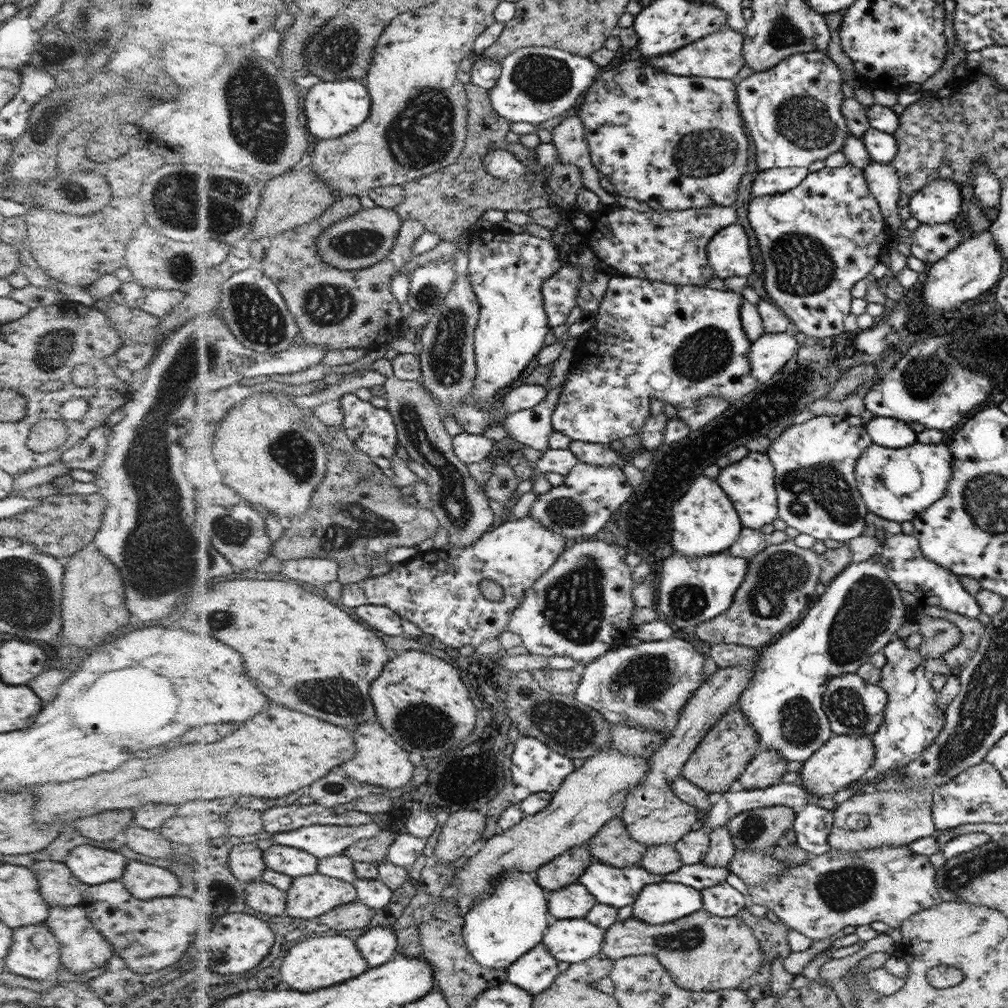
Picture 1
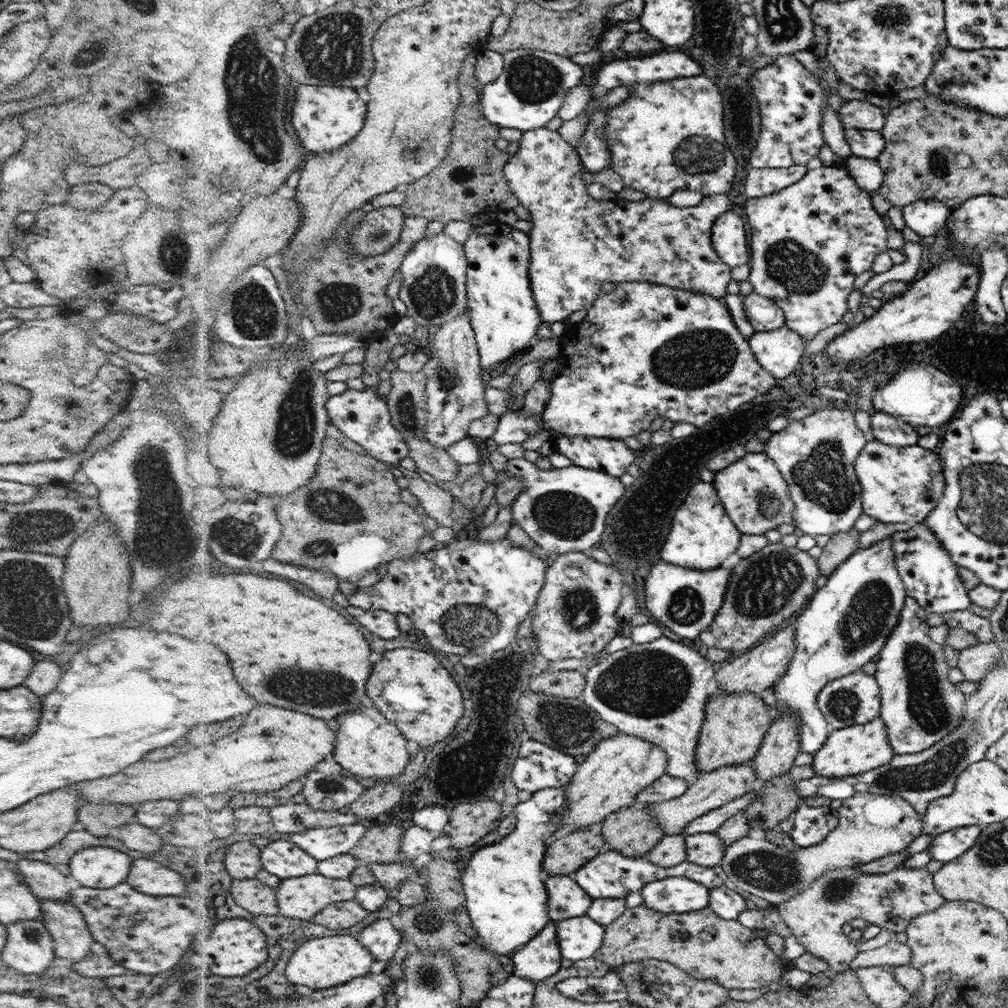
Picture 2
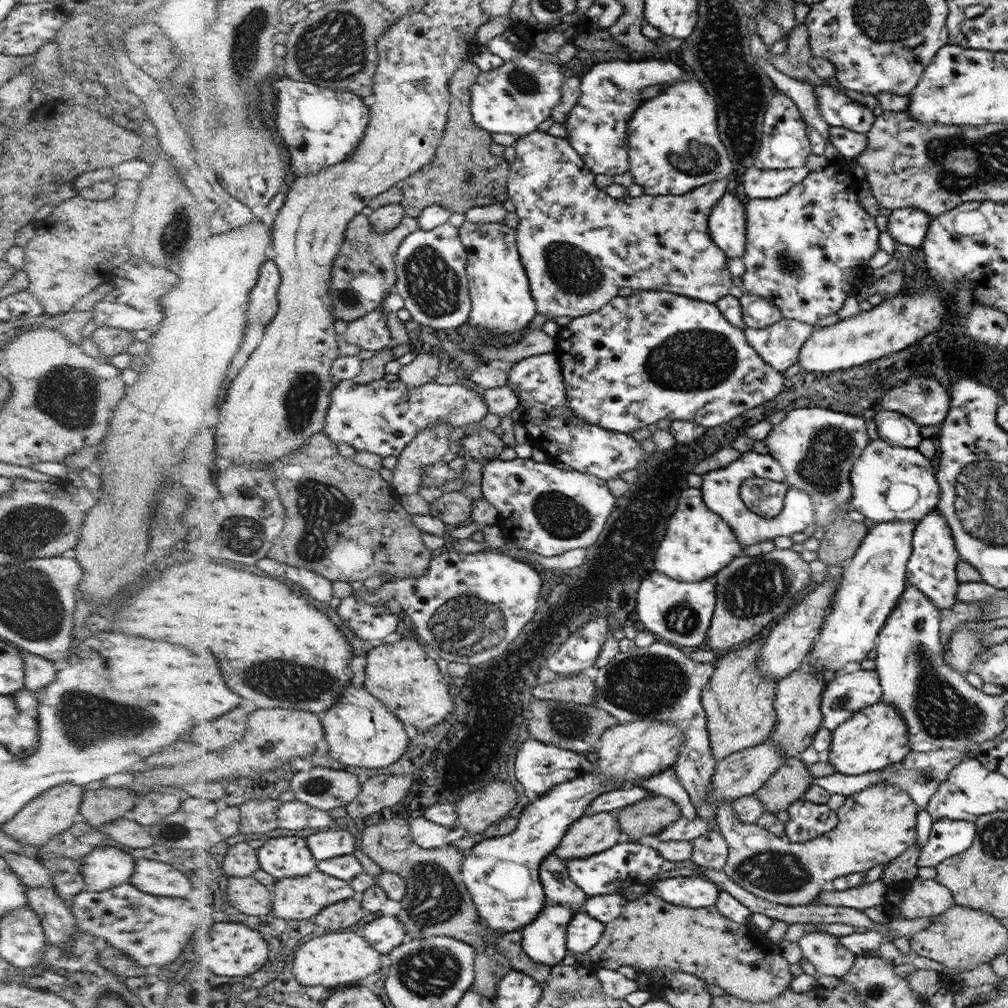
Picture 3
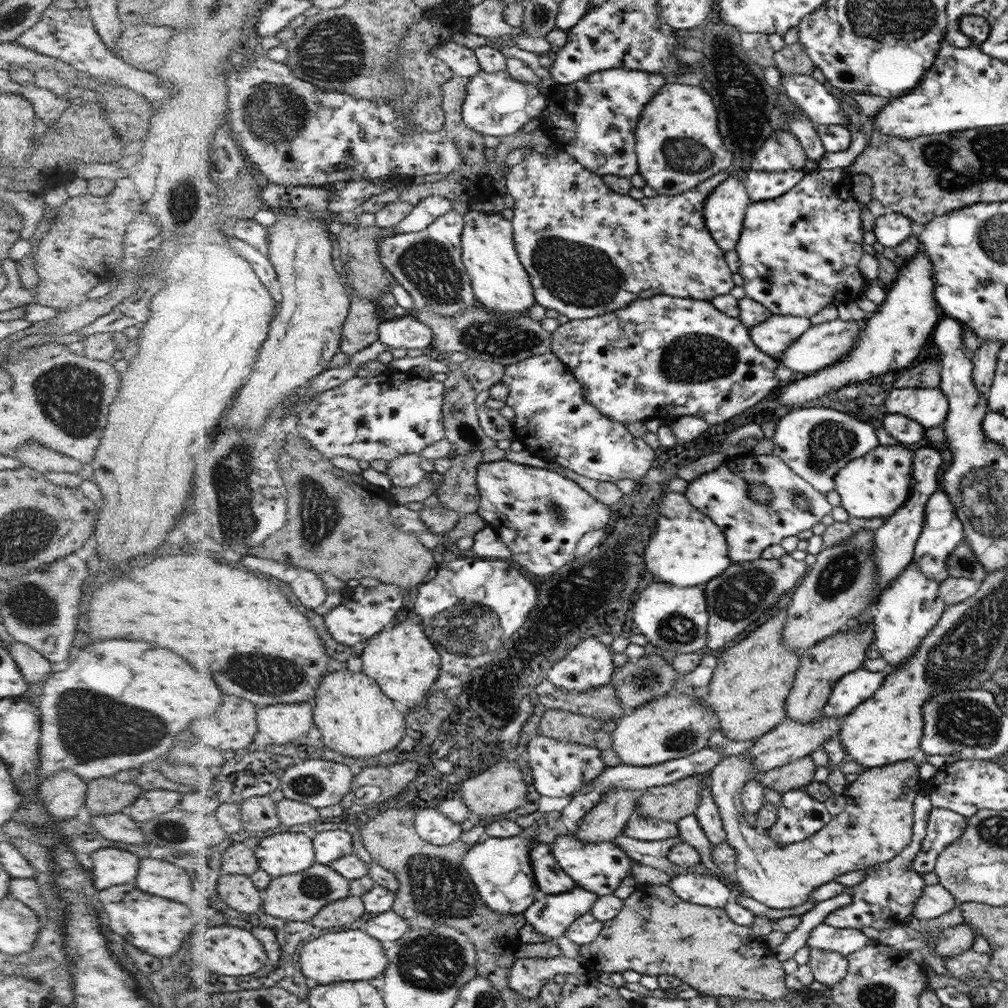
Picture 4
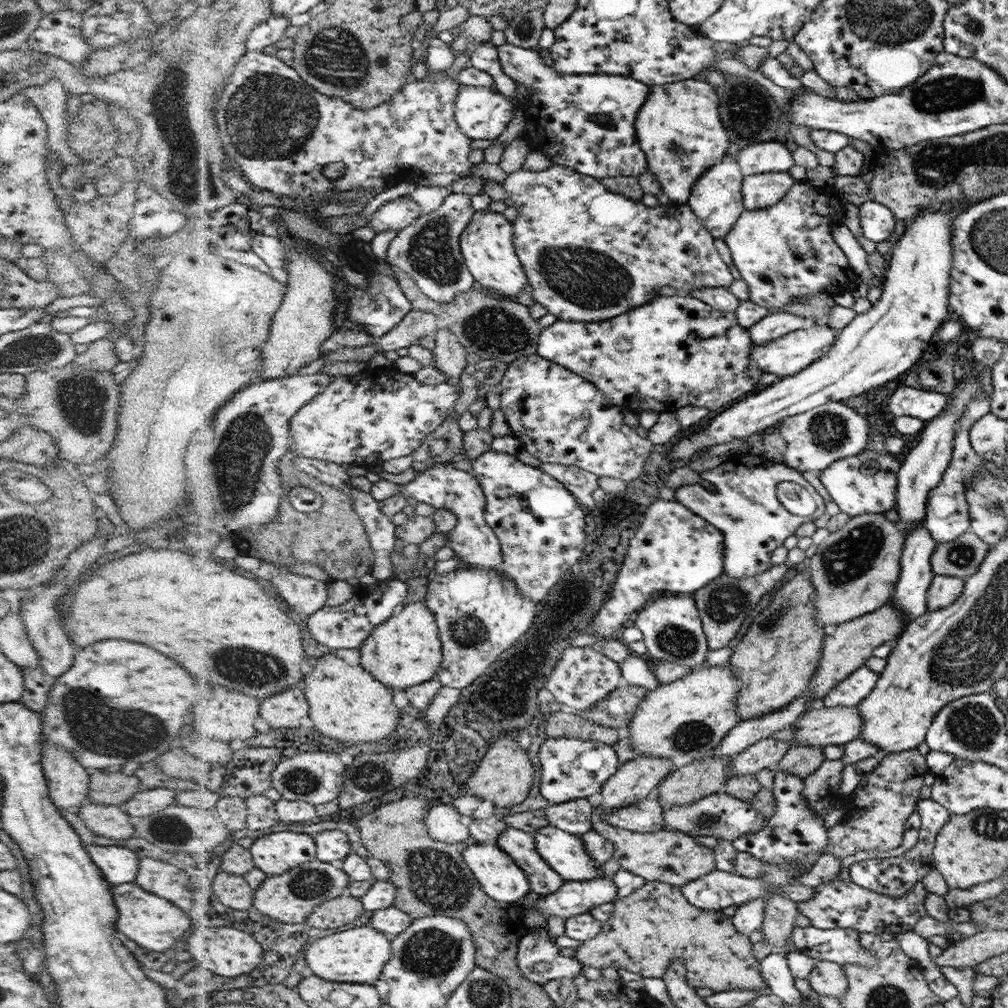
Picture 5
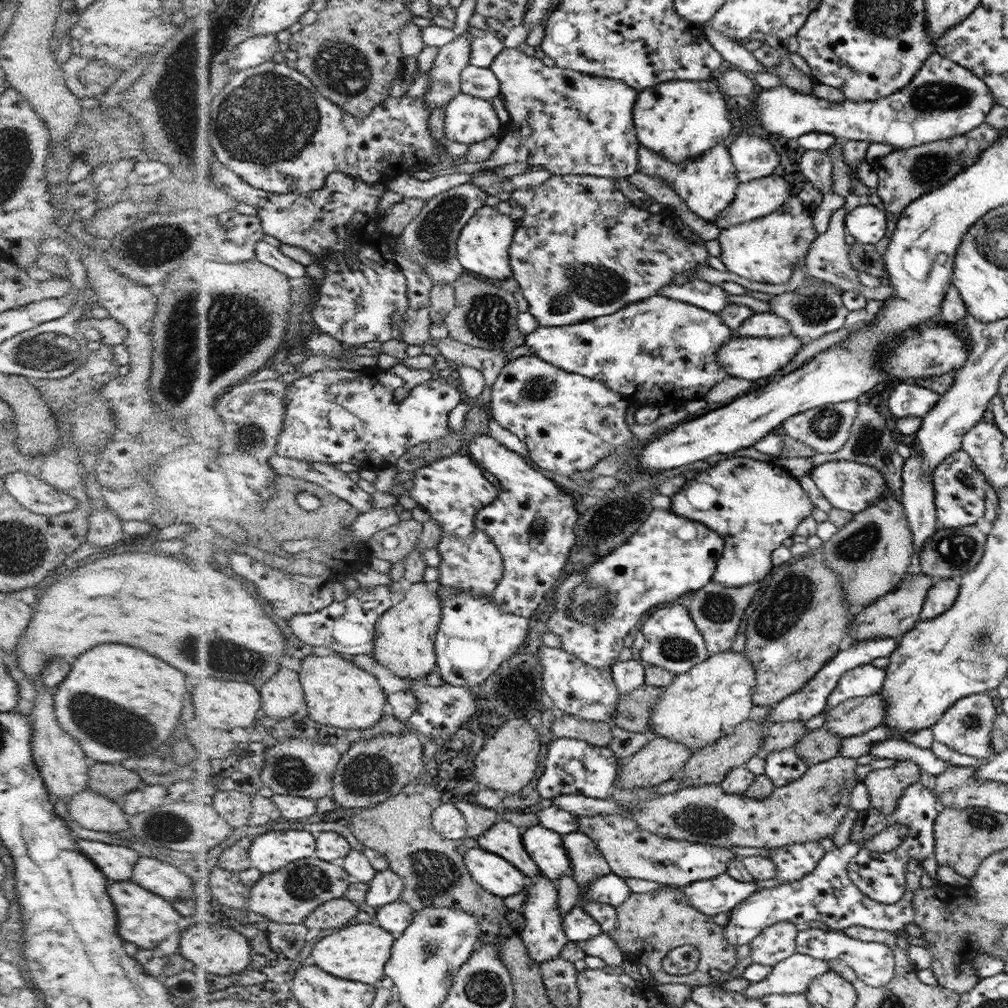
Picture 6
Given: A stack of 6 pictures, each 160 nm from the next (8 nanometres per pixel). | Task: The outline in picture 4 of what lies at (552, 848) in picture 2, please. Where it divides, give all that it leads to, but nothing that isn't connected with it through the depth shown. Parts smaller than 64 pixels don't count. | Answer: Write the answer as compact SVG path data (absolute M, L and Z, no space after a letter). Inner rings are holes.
M610 790L591 808L573 831L577 839L587 843L613 842L620 835L632 813L636 811L639 792Z

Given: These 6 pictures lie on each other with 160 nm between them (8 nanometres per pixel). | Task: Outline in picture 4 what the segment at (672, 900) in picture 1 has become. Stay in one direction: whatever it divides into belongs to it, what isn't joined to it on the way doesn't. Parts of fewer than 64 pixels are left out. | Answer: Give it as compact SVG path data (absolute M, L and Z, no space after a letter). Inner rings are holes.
M676 874L668 885L681 899L695 905L722 908L733 898L726 882L710 874Z

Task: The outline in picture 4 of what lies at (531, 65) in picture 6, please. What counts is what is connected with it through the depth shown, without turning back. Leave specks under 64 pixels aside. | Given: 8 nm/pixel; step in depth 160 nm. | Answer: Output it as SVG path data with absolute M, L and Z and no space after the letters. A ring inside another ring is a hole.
M610 68L590 74L589 77L567 85L556 83L548 97L548 108L538 118L540 127L553 139L555 148L568 151L586 170L601 176L631 177L638 173L637 127L644 106L664 86L668 80L664 74L654 74L645 70Z

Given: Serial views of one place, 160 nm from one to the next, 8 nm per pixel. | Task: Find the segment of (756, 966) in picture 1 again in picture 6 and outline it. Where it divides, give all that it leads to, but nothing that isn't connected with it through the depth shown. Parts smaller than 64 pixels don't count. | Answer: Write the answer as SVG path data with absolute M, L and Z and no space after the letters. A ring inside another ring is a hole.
M663 885L663 888L650 892L634 893L620 905L617 912L617 929L608 932L615 940L626 960L636 964L646 964L657 983L687 984L693 987L713 984L710 970L727 973L737 962L738 946L729 942L725 927L714 923L712 917L702 914L689 902L682 888ZM680 945L695 945L700 960L697 967L687 975L674 976L664 969L664 958L670 950Z

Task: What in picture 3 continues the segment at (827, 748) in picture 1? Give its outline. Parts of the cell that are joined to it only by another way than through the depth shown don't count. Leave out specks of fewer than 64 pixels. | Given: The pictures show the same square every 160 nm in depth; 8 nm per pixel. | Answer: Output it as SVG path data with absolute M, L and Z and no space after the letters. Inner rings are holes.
M882 699L833 731L833 743L827 761L840 774L860 775L900 763L911 753L909 727L905 719L898 714L893 704Z

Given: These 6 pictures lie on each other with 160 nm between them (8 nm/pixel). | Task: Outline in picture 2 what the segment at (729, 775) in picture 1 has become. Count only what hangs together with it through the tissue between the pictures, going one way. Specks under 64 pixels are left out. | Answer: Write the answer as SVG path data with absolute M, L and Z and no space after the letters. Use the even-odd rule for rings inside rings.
M712 689L705 710L705 723L697 745L696 762L702 773L712 773L726 766L740 766L752 762L764 744L773 718L770 706L756 693L729 693Z

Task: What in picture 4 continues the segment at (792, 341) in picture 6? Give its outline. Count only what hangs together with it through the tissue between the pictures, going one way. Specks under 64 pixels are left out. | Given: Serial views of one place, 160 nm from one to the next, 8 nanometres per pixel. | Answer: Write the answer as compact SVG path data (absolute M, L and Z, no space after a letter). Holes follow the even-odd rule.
M835 319L819 325L812 325L804 334L801 334L790 348L785 350L784 356L779 358L782 366L794 371L796 376L806 376L818 370L828 369L837 365L838 361L849 356L854 350L862 332L864 332L865 320L840 320Z

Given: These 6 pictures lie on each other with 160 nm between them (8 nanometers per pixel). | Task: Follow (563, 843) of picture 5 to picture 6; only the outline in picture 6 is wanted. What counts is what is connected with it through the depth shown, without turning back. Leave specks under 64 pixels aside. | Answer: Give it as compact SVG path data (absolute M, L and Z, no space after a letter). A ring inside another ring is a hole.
M538 823L523 830L523 837L525 849L542 874L556 879L569 874L570 859L566 855L560 834Z

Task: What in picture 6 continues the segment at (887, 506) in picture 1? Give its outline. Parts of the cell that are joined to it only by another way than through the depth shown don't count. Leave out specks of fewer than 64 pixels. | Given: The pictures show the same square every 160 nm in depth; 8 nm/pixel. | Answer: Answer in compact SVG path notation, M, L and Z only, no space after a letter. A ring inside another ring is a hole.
M833 460L832 462L816 465L809 475L834 508L847 510L847 512L854 514L868 509L869 506L880 500L884 500L890 492L884 474L877 467L868 466L866 463Z

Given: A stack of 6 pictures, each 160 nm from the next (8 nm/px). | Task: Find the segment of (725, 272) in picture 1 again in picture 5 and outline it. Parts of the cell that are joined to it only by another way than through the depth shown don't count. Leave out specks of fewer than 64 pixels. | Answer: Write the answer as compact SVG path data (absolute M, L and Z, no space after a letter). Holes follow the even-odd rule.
M726 153L721 164L714 165L700 180L693 186L693 192L687 203L695 211L710 230L714 230L714 238L724 240L736 224L738 217L744 213L744 195L742 186L744 186L744 174L739 163L733 155Z

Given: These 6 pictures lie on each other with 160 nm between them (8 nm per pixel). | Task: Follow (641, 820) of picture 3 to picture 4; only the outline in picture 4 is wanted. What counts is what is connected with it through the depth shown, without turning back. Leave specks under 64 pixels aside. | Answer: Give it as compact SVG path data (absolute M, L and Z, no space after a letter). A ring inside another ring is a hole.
M698 775L668 786L656 786L640 793L636 811L640 817L676 823L693 815L701 802L701 791L702 779Z

